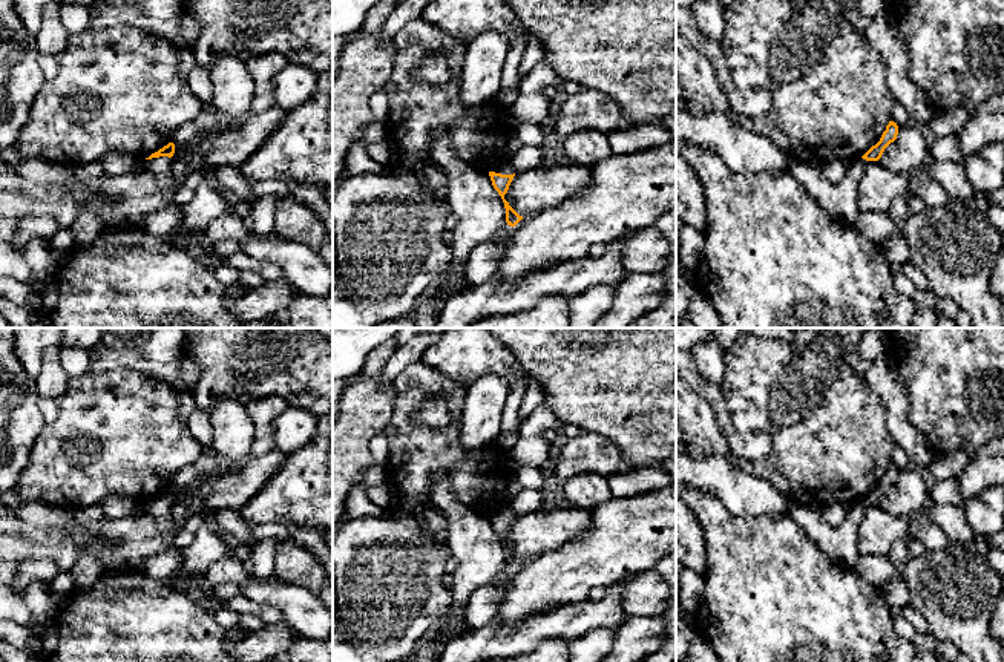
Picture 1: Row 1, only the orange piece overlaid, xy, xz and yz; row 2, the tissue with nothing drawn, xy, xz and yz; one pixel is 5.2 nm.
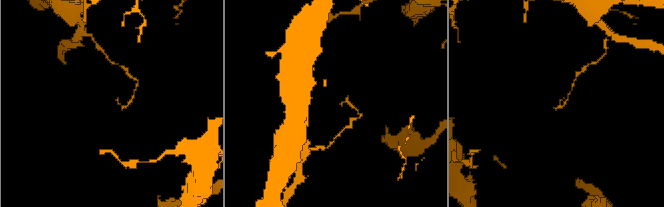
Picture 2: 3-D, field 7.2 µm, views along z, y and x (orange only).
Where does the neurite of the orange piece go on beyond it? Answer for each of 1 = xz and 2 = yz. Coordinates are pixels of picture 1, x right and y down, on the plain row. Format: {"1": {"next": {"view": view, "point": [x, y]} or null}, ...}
{"1": {"next": {"view": "xz", "point": [505, 511]}}, "2": {"next": {"view": "yz", "point": [840, 544]}}}

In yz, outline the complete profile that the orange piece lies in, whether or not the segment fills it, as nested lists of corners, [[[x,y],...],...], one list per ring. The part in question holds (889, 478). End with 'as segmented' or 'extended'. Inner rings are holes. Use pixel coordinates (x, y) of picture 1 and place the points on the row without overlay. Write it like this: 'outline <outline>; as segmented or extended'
outline [[[889,464],[880,484],[861,501],[849,506],[845,521],[837,527],[826,524],[819,510],[794,500],[789,500],[789,516],[802,526],[806,535],[831,561],[852,569],[860,558],[858,527],[861,519],[871,507],[881,501],[884,492],[897,483],[897,478],[897,466]]]; extended

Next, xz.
outline [[[509,504],[497,507],[495,510],[492,510],[492,513],[489,515],[491,524],[494,532],[498,535],[498,538],[501,539],[503,546],[504,546],[504,552],[506,552],[506,565],[510,570],[515,570],[523,559],[520,559],[510,549],[509,546],[504,542],[504,538],[509,533],[509,529],[515,519],[515,513],[510,509]]]; extended

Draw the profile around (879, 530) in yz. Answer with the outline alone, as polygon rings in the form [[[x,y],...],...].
[[[880,506],[871,507],[858,527],[858,553],[888,555],[894,542],[907,535],[915,524],[901,515],[894,515]]]

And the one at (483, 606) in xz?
[[[497,582],[477,588],[466,605],[466,625],[469,628],[480,628],[494,621],[501,599],[503,595]]]

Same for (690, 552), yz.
[[[676,500],[676,562],[697,575],[707,573],[707,550],[704,546],[704,532],[696,515],[688,504]]]

